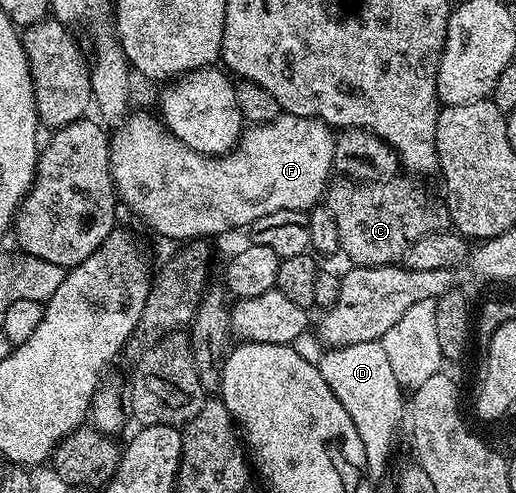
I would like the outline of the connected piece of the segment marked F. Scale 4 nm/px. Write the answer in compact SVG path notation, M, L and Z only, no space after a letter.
M133 112L127 118L126 124L120 127L125 127L125 129L120 129L117 133L113 132L110 137L110 167L112 168L112 181L116 184L116 196L123 204L125 201L154 232L161 233L162 236L169 237L172 241L187 243L193 239L213 239L212 237L218 236L219 233L228 233L231 229L242 228L243 225L244 228L251 227L258 219L262 219L262 215L274 215L274 211L311 210L325 196L330 184L330 178L334 173L332 160L334 159L334 147L336 146L336 133L332 126L322 123L318 119L281 112L280 117L273 121L249 124L244 132L240 134L240 142L224 156L208 157L205 153L199 153L190 147L186 147L177 137L168 132L165 124L157 116L154 116L154 118L148 113L135 113Z

